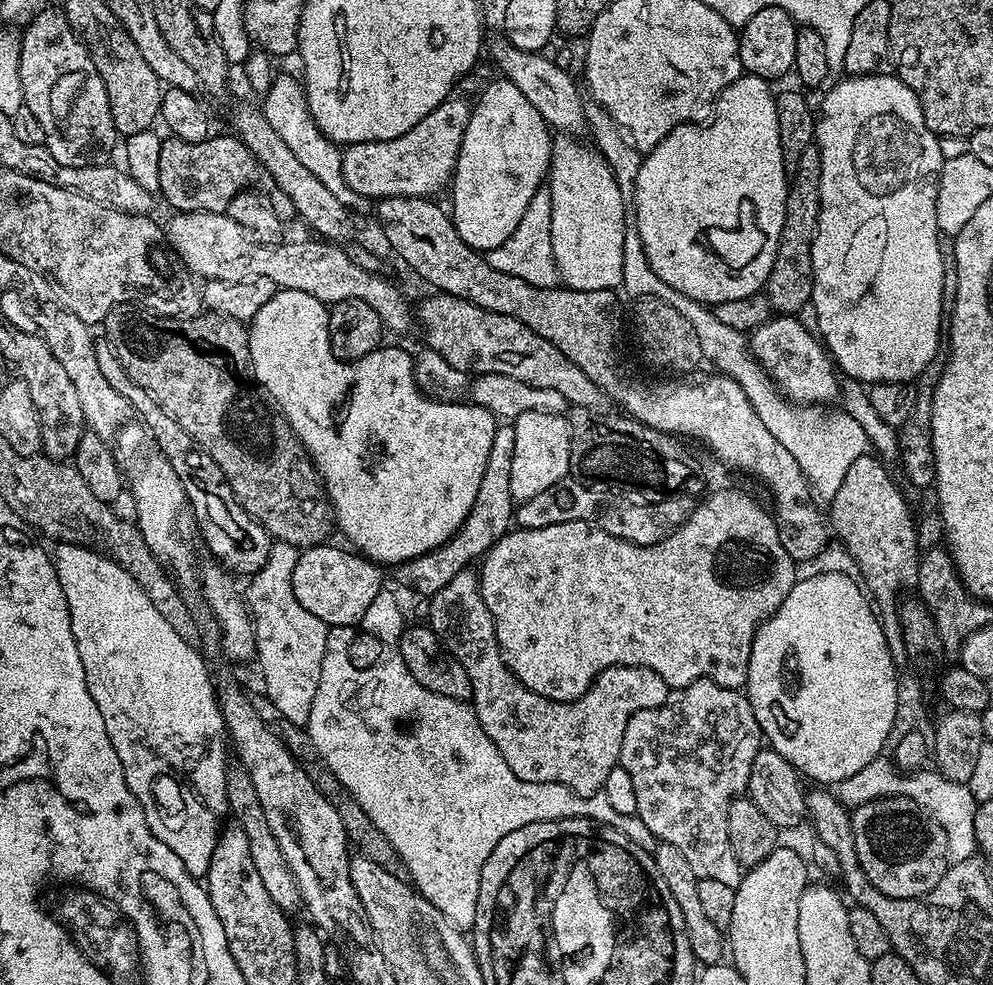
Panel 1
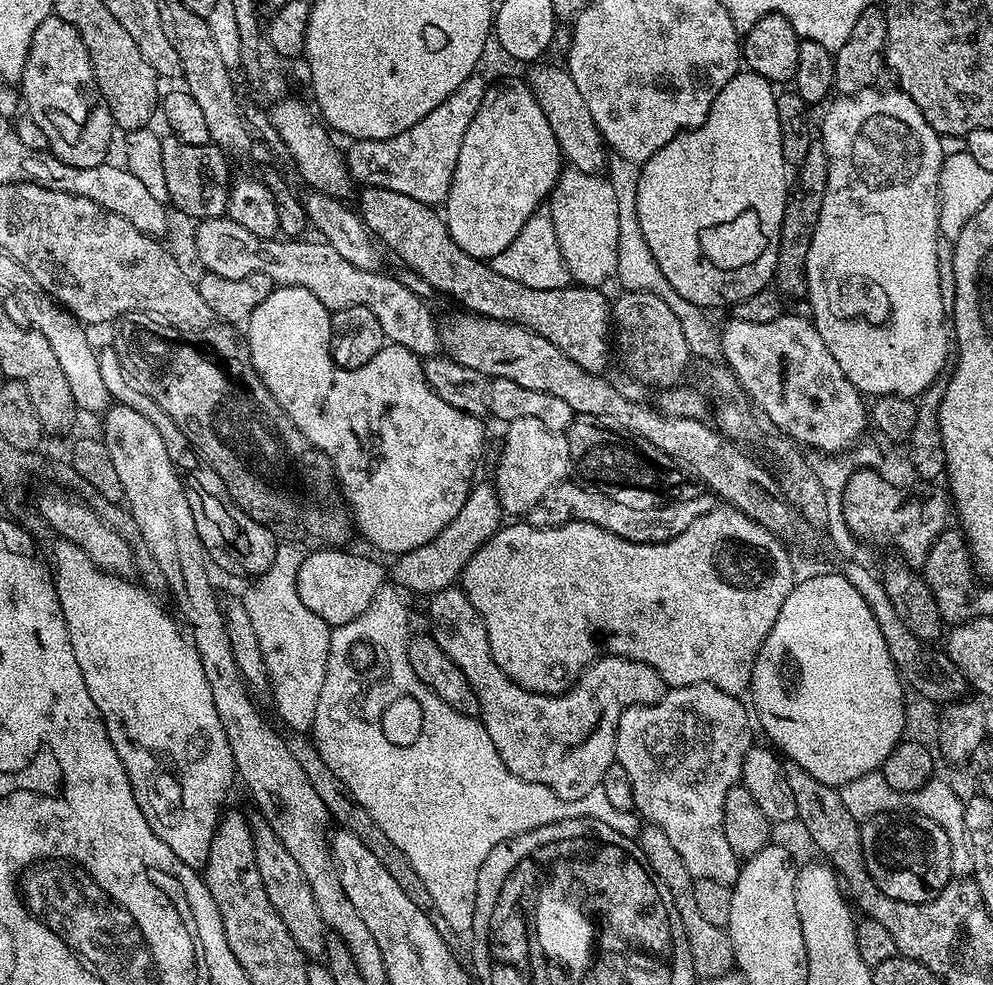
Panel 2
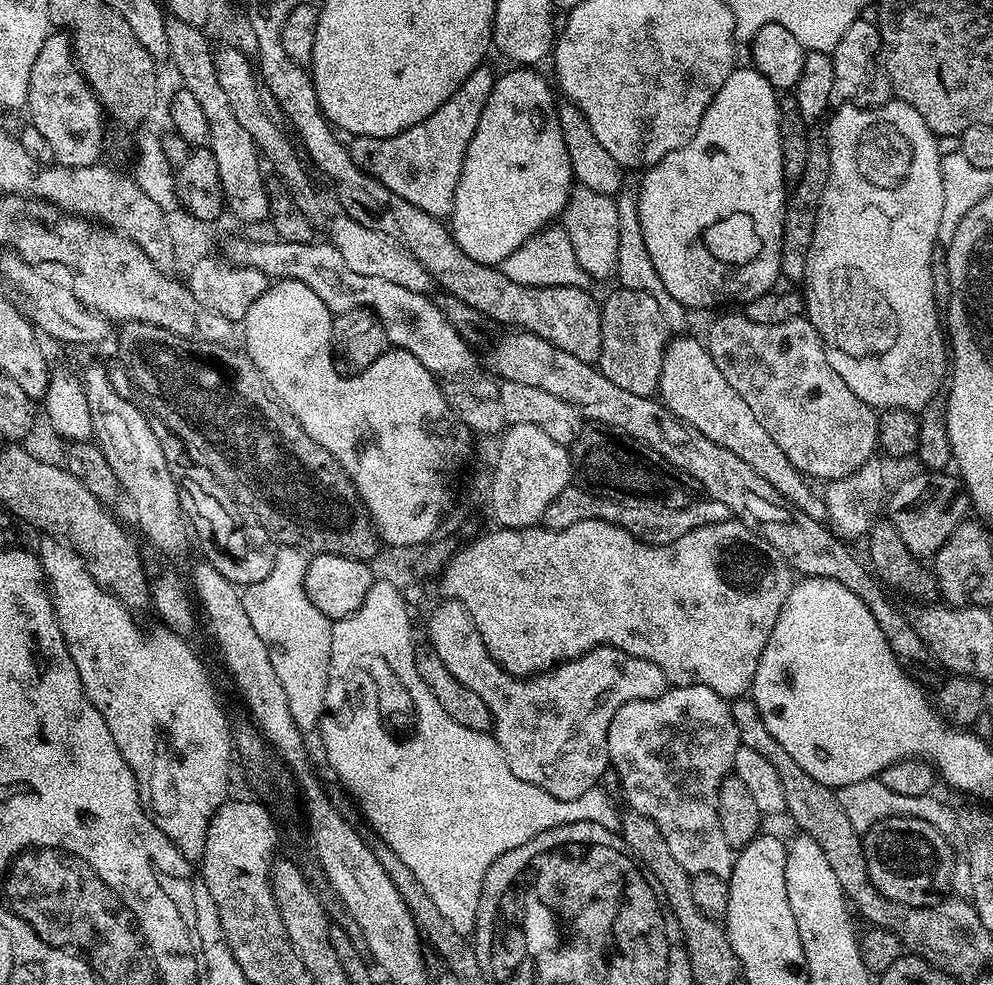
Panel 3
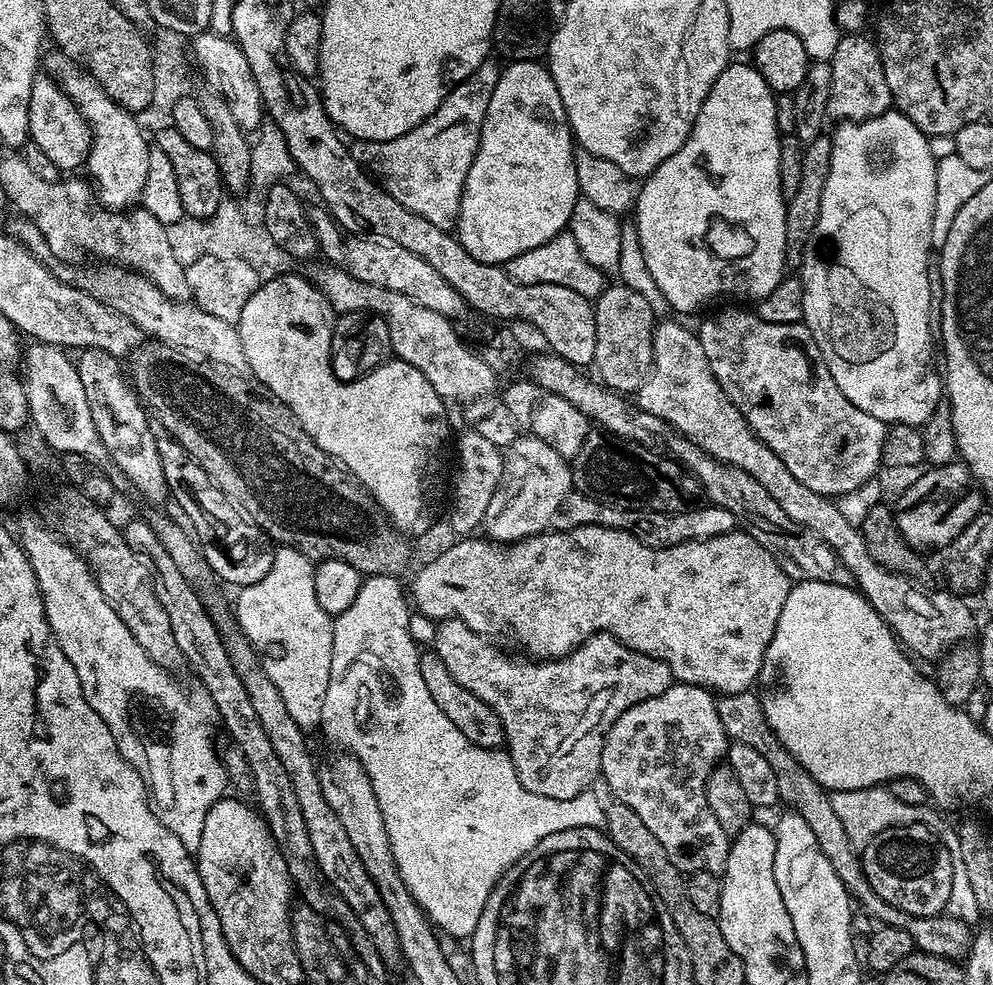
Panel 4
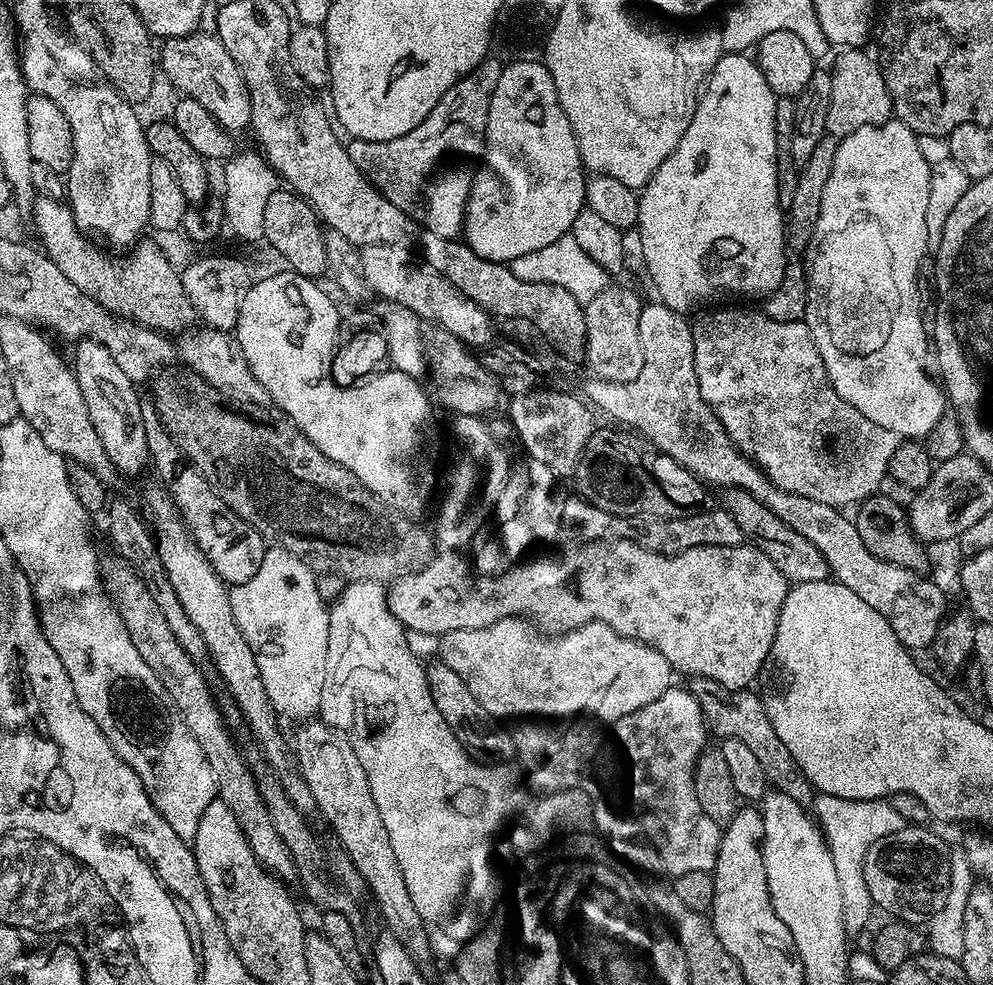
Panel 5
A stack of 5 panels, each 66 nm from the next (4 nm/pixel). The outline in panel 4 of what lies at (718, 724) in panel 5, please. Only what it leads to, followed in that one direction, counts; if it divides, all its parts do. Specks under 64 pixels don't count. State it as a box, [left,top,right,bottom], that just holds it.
[716,691,973,962]

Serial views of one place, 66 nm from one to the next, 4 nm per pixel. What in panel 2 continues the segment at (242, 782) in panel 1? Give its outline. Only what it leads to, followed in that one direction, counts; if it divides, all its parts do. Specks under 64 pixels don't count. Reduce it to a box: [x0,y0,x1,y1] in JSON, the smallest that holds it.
[251,814,329,958]

